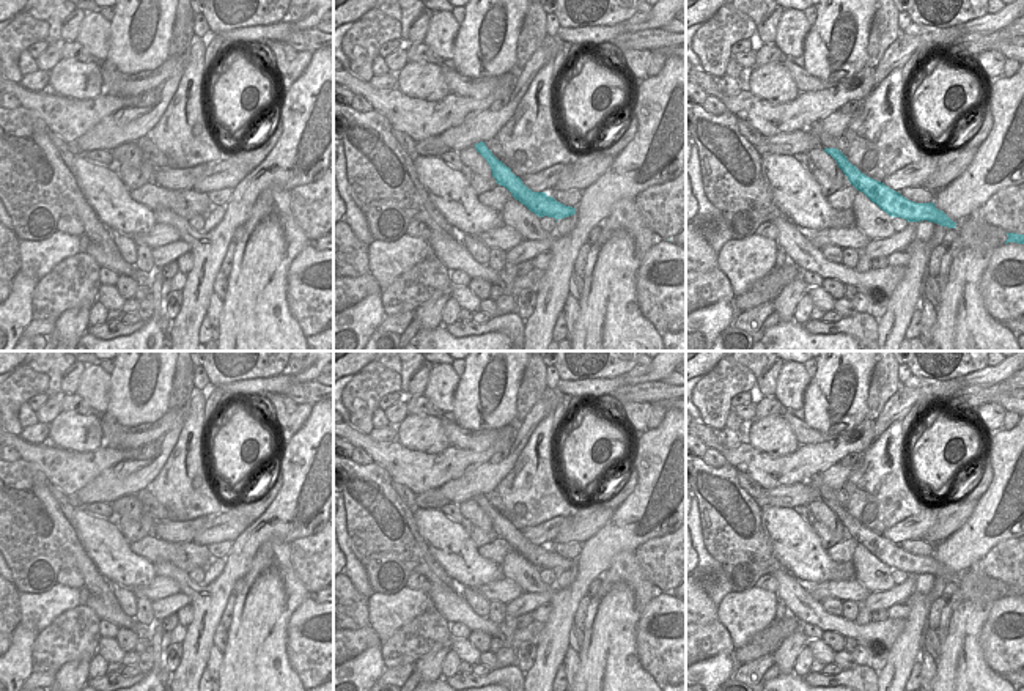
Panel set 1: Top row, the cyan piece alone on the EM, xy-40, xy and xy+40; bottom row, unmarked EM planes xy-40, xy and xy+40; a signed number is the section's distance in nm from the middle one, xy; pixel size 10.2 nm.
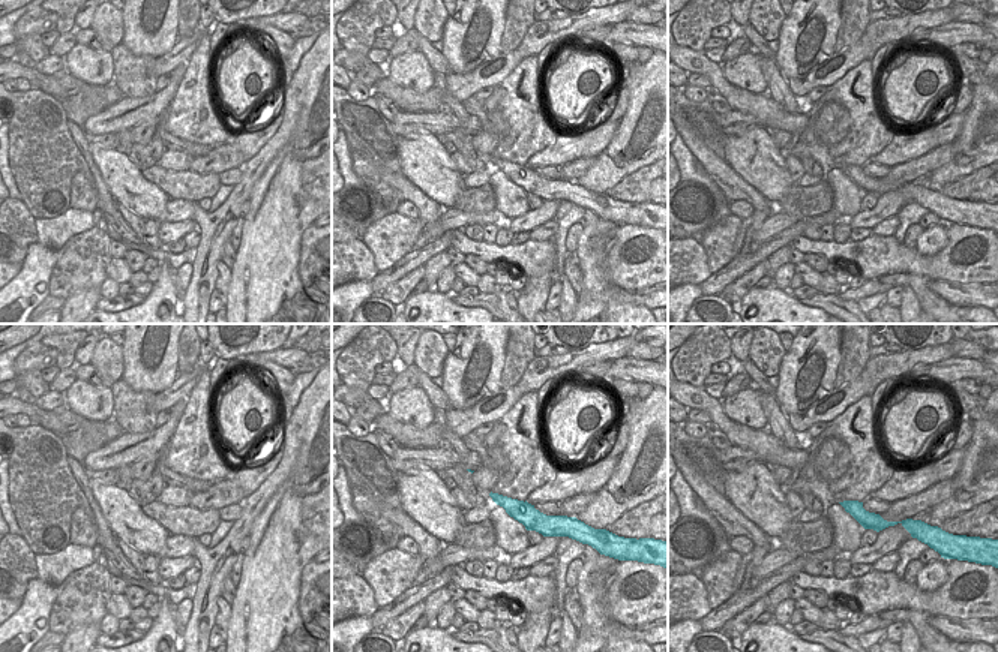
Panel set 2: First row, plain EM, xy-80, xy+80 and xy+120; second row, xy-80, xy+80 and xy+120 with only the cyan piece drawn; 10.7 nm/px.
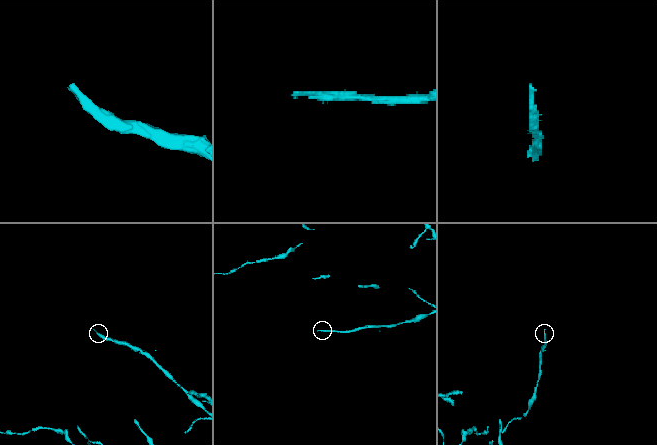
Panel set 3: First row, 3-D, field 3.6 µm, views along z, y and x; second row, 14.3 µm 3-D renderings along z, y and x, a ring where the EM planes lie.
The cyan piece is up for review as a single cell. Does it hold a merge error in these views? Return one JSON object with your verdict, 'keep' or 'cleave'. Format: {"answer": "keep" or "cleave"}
{"answer": "cleave"}

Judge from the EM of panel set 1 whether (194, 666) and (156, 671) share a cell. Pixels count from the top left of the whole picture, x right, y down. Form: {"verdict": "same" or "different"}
{"verdict": "different"}

